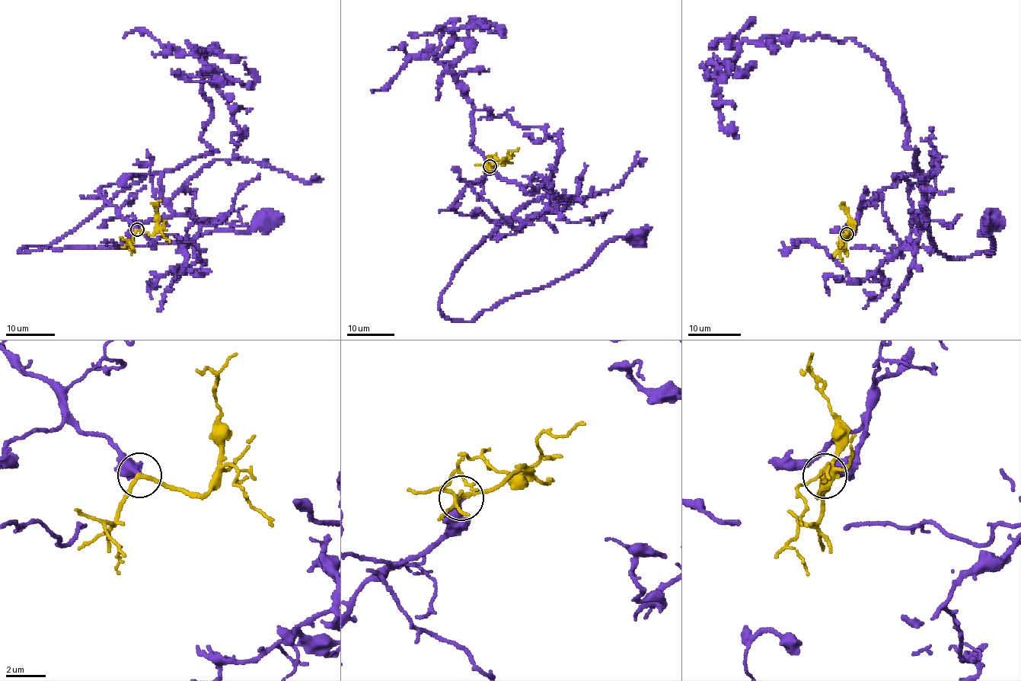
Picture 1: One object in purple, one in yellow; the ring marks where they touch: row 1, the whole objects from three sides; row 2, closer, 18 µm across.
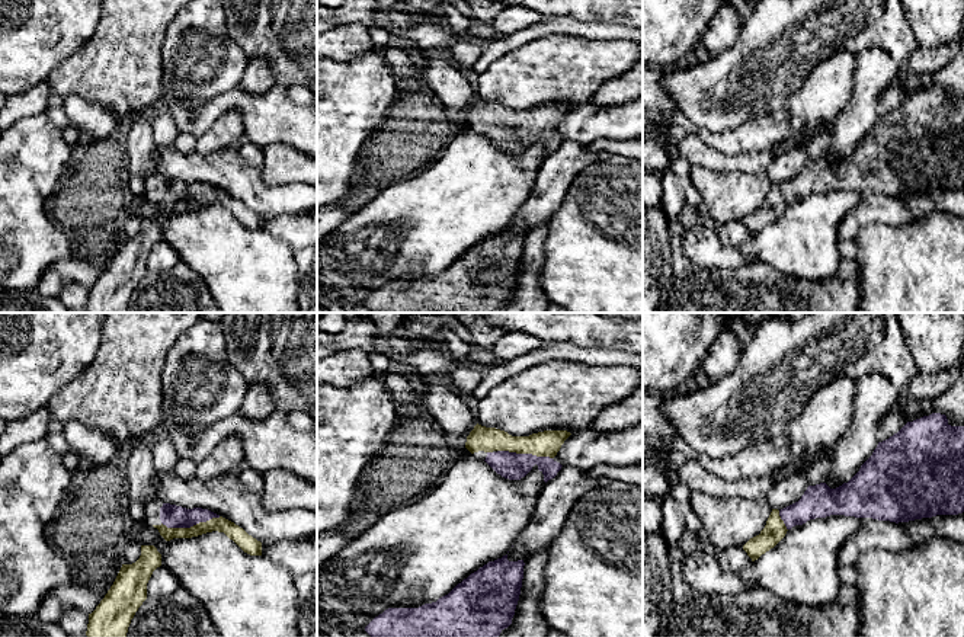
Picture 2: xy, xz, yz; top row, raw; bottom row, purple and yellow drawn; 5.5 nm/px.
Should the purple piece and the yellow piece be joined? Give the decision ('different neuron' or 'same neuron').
same neuron

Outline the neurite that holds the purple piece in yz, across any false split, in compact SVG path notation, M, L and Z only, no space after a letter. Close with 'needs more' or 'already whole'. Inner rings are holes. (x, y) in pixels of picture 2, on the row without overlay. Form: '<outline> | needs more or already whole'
M932 87L907 96L897 108L878 116L859 145L842 160L808 160L801 173L781 185L772 183L765 202L743 224L758 234L774 223L795 199L830 189L909 196L936 189L964 186L964 100L951 100L945 89Z | needs more

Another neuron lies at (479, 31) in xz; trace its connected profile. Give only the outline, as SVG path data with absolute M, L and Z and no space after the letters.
M471 20L471 25L464 36L467 39L484 42L487 39L496 38L496 31L493 25L480 20Z

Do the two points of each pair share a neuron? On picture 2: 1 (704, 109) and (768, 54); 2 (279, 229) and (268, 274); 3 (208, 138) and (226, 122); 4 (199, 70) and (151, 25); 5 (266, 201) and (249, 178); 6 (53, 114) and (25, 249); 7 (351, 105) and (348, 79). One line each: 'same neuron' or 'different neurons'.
1: same neuron
2: different neurons
3: same neuron
4: different neurons
5: same neuron
6: different neurons
7: same neuron

